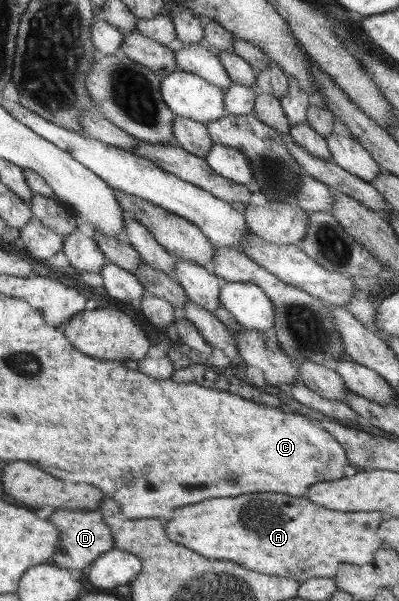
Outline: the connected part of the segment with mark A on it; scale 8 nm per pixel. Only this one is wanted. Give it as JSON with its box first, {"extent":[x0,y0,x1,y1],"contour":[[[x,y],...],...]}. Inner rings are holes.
{"extent":[165,493,383,582],"contour":[[[246,493],[238,497],[206,499],[174,511],[165,523],[166,536],[207,559],[233,561],[251,571],[268,576],[286,577],[300,582],[307,579],[334,578],[341,564],[362,566],[371,563],[383,543],[378,534],[382,514],[372,512],[332,511],[312,503],[307,495],[292,497],[285,493]]]}

